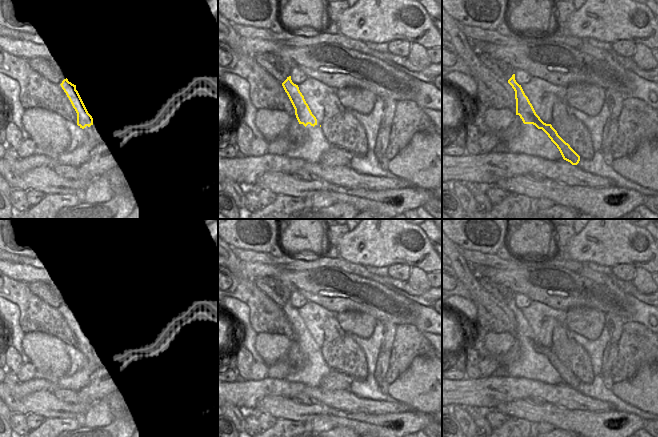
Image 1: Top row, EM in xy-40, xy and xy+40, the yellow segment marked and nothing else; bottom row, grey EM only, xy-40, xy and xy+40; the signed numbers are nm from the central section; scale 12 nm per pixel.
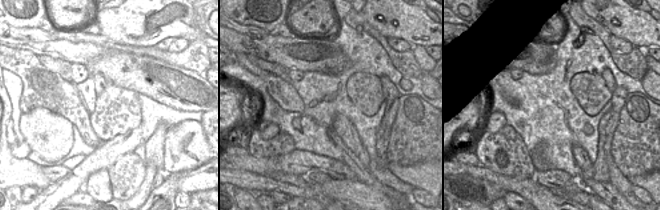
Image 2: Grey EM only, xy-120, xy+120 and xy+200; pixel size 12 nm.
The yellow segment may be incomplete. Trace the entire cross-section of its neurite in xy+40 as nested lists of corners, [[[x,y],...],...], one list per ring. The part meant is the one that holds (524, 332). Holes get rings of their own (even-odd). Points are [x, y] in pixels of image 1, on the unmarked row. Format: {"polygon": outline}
{"polygon": [[[443,231],[442,253],[450,259],[451,268],[455,271],[457,278],[468,289],[475,305],[482,305],[498,320],[511,322],[513,324],[513,335],[520,340],[524,348],[533,348],[538,353],[542,353],[557,370],[564,384],[572,389],[579,387],[580,380],[558,359],[551,348],[544,347],[536,338],[521,309],[516,306],[515,298],[509,304],[504,304],[486,292],[479,284],[473,266],[460,255],[456,249],[456,244]]]}

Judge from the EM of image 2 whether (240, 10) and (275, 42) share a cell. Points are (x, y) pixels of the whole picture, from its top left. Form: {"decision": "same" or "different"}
{"decision": "different"}

